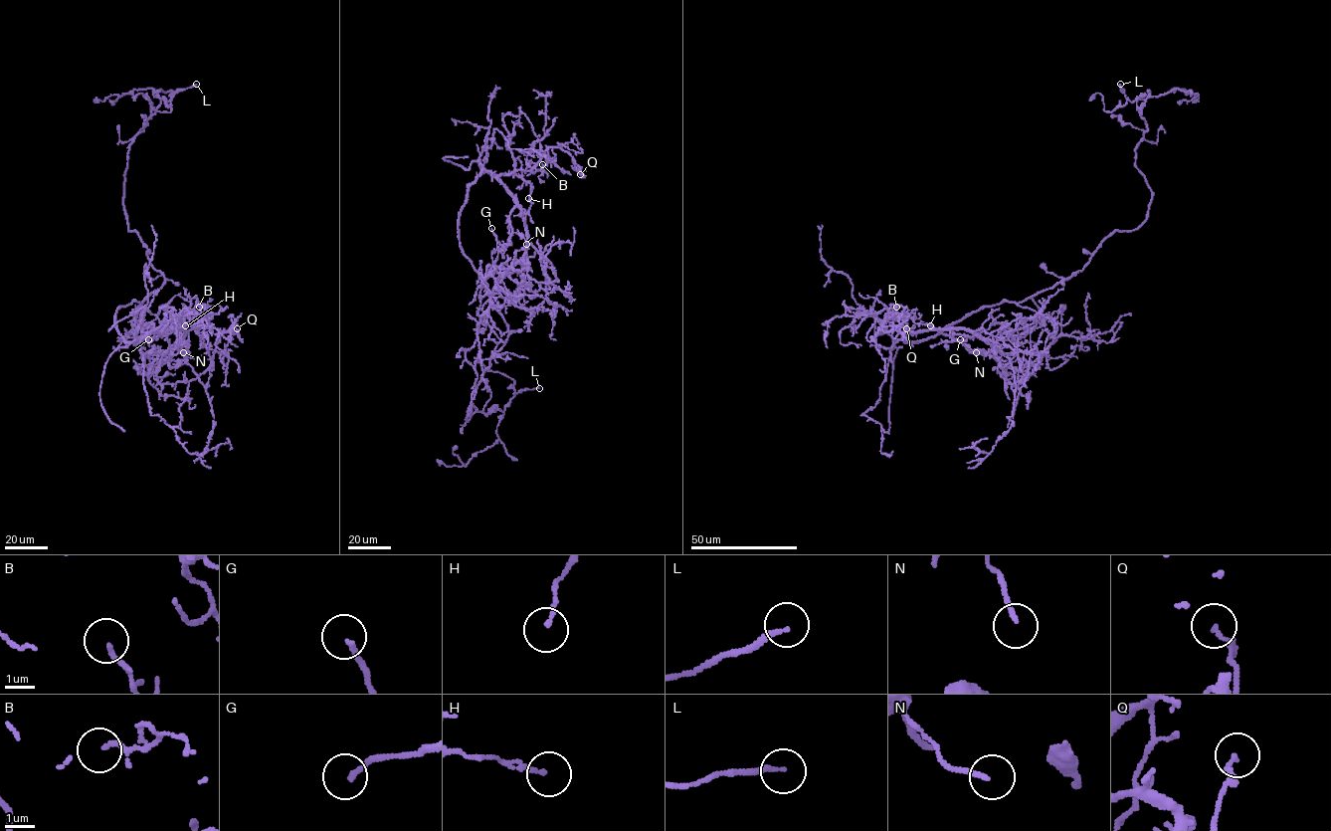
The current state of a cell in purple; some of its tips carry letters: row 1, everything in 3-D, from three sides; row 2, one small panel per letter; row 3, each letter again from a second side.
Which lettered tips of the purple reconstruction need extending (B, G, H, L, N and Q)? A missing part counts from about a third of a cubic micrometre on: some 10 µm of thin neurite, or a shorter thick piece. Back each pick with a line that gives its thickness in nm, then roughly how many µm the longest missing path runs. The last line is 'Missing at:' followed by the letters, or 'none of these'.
L: 150 nm thick; about 6 µm are missing
Missing at: L

